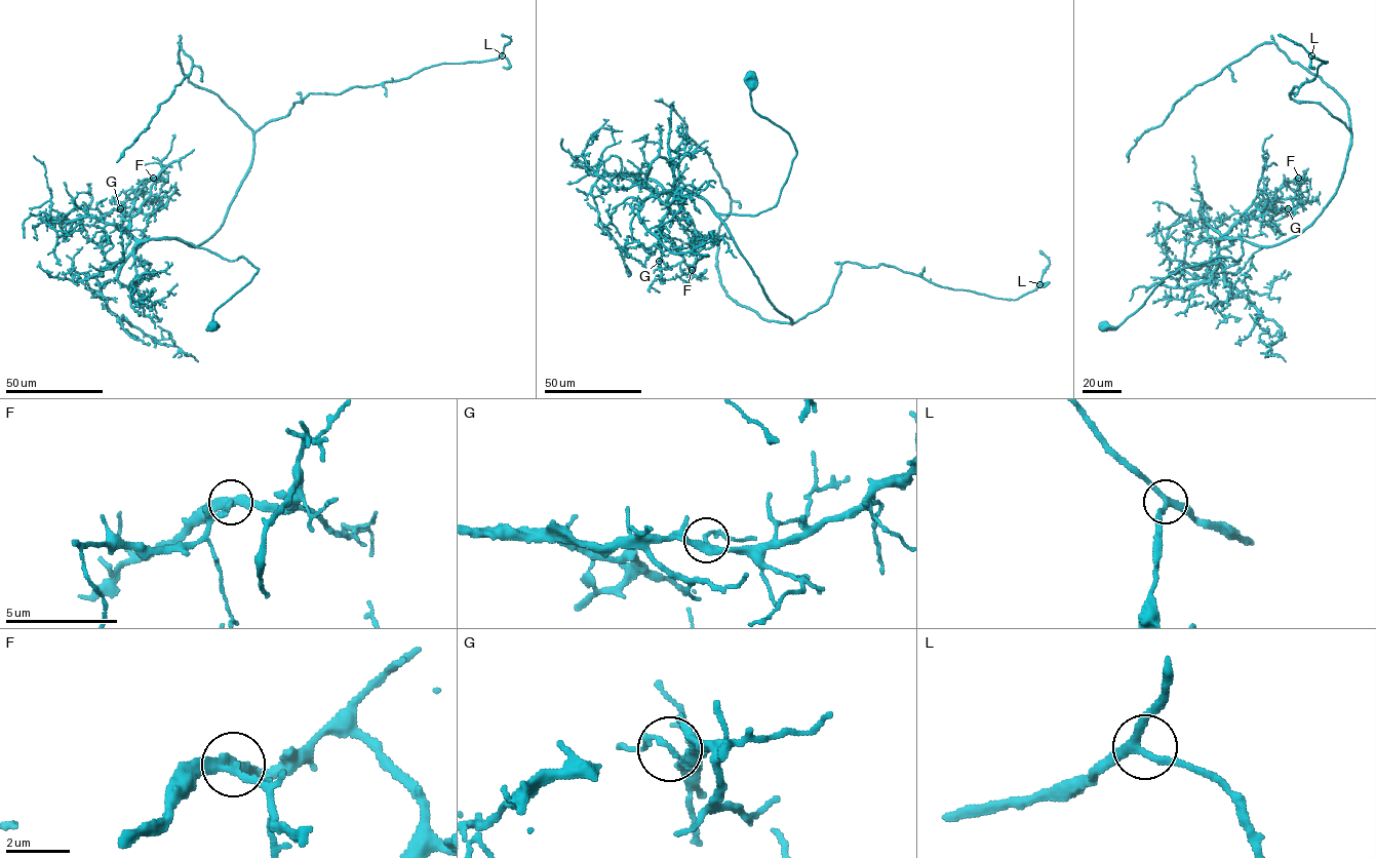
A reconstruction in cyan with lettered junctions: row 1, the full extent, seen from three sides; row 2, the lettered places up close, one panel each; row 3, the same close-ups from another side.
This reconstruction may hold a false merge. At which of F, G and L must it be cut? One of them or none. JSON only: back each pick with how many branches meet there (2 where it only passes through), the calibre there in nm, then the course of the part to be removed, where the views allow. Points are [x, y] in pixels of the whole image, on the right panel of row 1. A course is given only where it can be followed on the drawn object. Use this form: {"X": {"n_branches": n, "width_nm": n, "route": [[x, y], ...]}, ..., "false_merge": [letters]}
{"G": {"n_branches": 3, "width_nm": 200, "route": [[1288, 208], [1256, 208], [1235, 226], [1225, 276], [1152, 284], [1181, 271], [1180, 276]]}, "false_merge": ["G"]}

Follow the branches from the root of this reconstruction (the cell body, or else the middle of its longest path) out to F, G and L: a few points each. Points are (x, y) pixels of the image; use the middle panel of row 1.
F: (752, 76), (752, 109), (795, 156), (755, 216), (668, 198), (660, 229), (692, 270)
G: (752, 76), (752, 109), (796, 151), (778, 202), (755, 216), (720, 215), (676, 190), (659, 261)
L: (752, 76), (752, 109), (795, 156), (774, 207), (716, 216), (792, 323), (847, 262), (1007, 300), (1039, 284)

